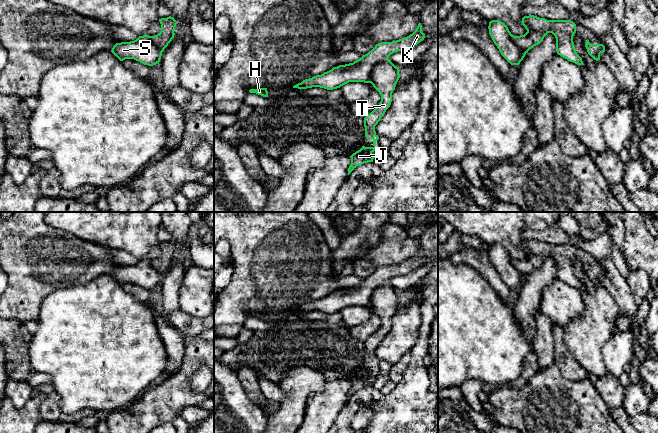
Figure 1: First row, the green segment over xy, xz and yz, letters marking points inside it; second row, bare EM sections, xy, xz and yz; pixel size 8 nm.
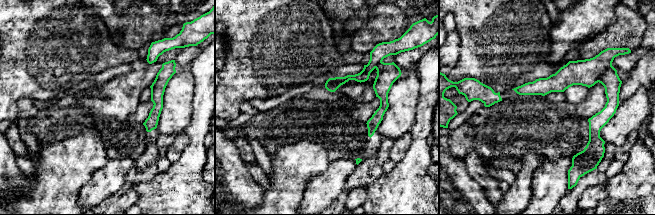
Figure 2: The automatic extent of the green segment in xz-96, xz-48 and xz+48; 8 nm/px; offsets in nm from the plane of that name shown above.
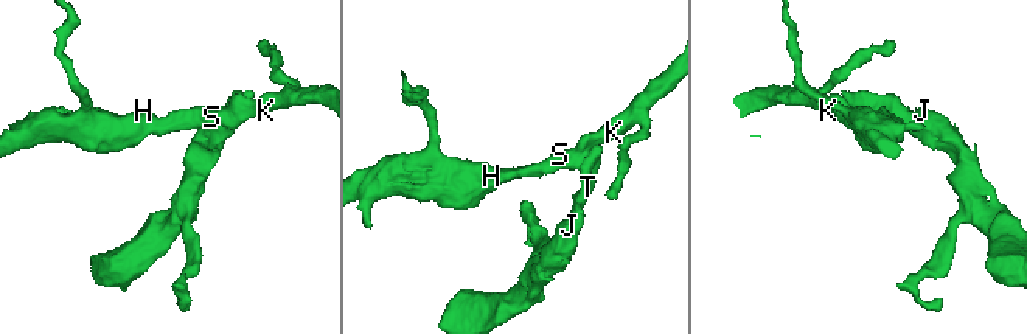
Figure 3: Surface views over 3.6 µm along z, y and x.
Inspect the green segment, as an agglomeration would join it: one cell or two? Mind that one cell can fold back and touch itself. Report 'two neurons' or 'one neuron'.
two neurons

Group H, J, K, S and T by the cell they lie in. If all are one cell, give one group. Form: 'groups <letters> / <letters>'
groups H K S / J T

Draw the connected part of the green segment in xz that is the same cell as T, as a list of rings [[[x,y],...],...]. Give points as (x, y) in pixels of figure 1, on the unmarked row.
[[[389,283],[378,287],[372,295],[371,308],[381,319],[379,329],[364,342],[365,361],[372,363],[373,369],[379,361],[376,359],[375,350],[384,340],[392,326],[392,317],[400,302],[399,292]]]

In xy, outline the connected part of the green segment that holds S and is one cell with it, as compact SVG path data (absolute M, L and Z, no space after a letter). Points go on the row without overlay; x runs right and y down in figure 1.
M145 258L130 266L116 267L111 276L120 284L134 283L148 290L160 286L162 275L156 270L151 260Z

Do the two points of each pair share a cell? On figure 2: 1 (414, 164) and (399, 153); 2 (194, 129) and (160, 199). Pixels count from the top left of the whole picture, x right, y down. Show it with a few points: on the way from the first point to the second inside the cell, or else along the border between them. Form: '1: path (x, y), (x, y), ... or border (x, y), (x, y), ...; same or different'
1: border (409, 133), (411, 143), (405, 155), (396, 163); different
2: path (194, 146), (191, 164), (177, 182); same

